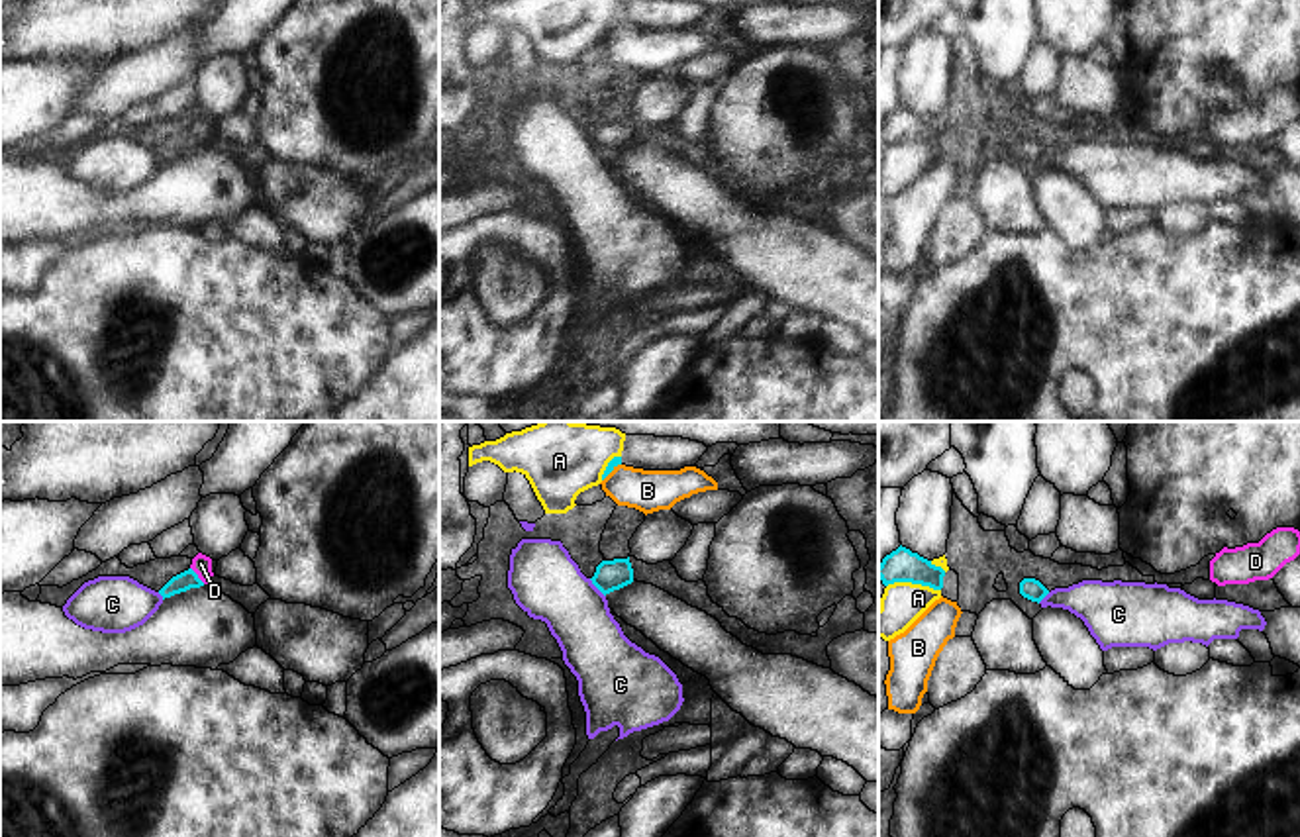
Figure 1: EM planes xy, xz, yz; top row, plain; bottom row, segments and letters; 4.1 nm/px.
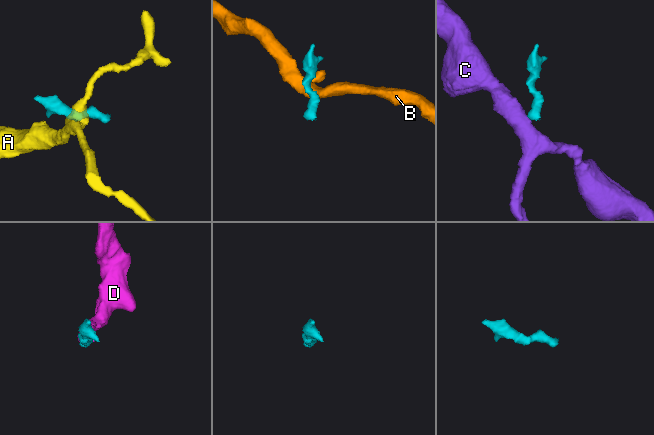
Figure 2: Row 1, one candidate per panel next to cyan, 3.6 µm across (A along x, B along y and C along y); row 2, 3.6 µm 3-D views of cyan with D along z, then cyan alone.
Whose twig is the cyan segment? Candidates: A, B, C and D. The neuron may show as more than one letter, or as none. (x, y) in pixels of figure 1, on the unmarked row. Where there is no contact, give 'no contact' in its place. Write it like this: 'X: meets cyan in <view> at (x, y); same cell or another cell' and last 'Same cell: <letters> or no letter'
A: meets cyan in yz at (914, 144); another cell
B: meets cyan in xz at (610, 32); another cell
C: meets cyan in xz at (597, 147); another cell
D: meets cyan in xy at (197, 136); same cell
Same cell: D

